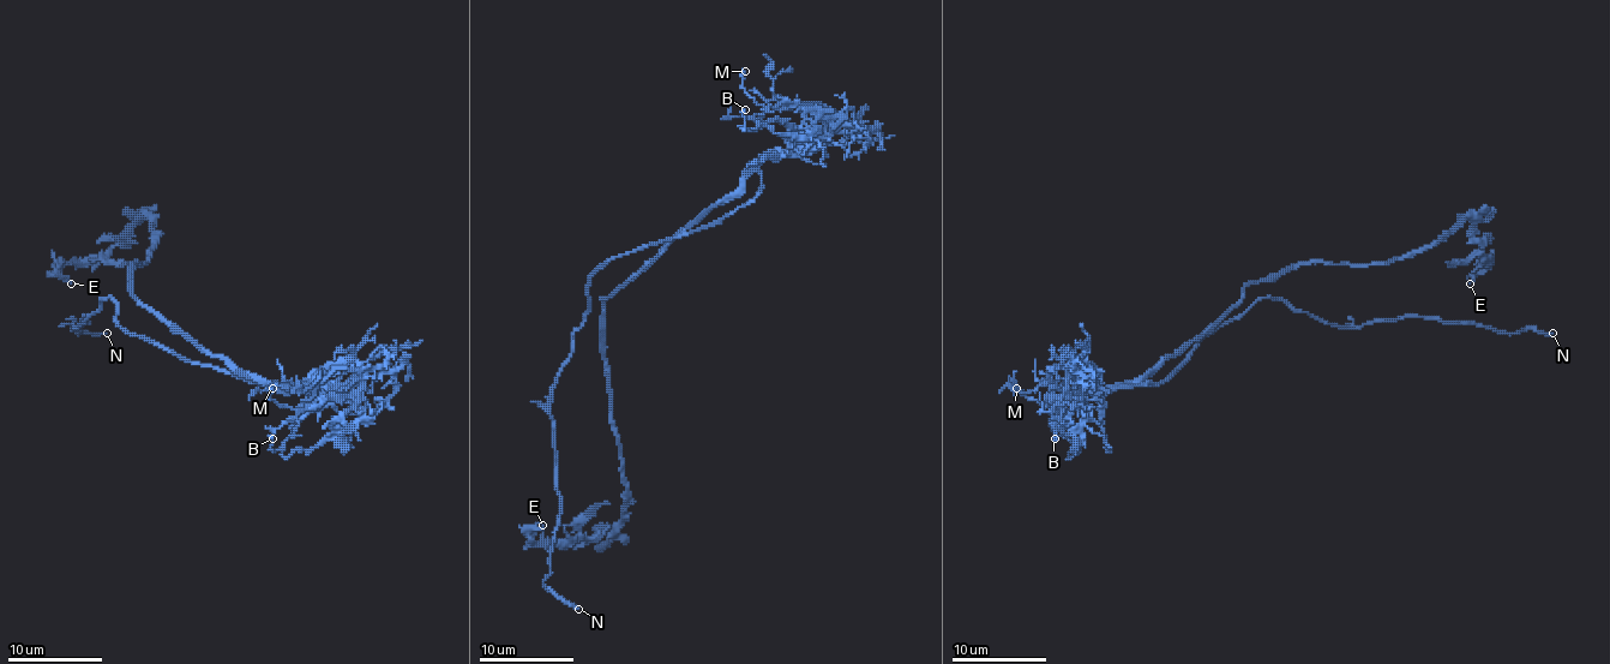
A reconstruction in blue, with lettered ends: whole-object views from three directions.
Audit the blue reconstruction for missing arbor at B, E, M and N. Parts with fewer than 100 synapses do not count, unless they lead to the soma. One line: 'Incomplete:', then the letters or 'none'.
Incomplete: N

